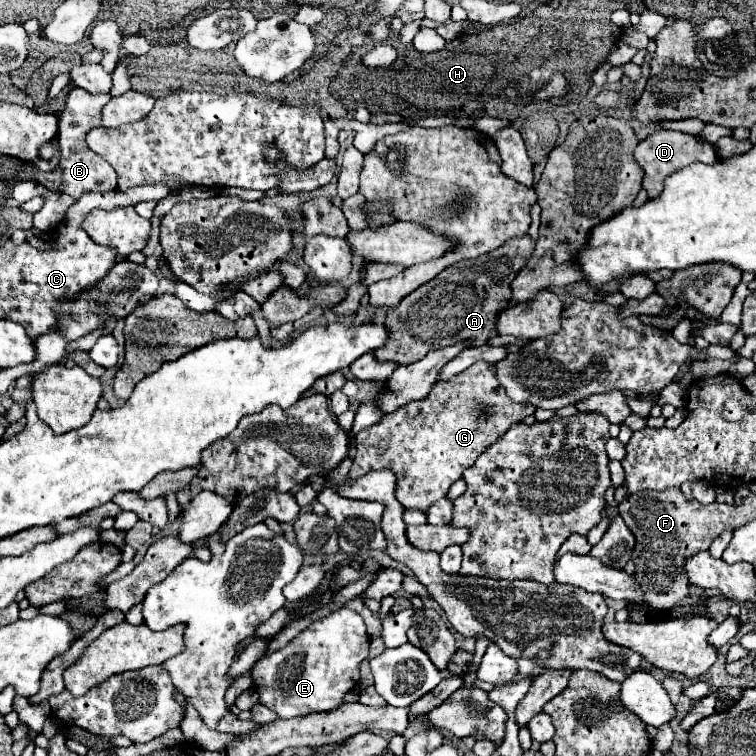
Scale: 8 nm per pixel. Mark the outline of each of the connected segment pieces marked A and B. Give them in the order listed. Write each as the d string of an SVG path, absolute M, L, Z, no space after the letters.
M530 235L518 237L482 257L464 259L440 271L438 277L404 297L396 309L388 309L388 339L382 347L372 351L374 357L382 363L392 361L396 365L408 365L416 363L432 349L442 349L458 341L480 347L496 337L496 317L512 299L510 283L516 279L518 269L526 265L532 251L534 243Z
M72 87L68 91L64 111L60 113L60 129L58 129L58 139L56 139L56 147L60 151L58 167L48 173L36 171L36 181L40 185L44 185L48 191L66 193L66 195L72 195L74 199L78 199L80 195L90 193L90 191L116 189L116 171L102 157L92 153L84 141L88 131L100 125L100 111L108 101L110 101L110 95L106 95L106 93L92 95L80 87Z

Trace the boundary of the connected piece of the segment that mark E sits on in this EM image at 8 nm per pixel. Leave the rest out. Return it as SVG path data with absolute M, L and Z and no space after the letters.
M338 609L314 621L286 647L254 665L254 689L260 695L260 703L276 711L280 719L336 709L360 679L360 663L368 657L368 645L370 637L364 621L350 609Z

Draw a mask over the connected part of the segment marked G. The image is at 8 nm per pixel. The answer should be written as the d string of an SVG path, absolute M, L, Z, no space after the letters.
M478 361L470 365L466 371L450 377L450 381L438 381L426 399L418 403L408 403L402 409L382 417L380 423L372 425L354 435L354 465L350 469L350 477L358 479L372 469L390 469L396 479L396 497L408 509L426 511L434 501L446 497L450 485L462 477L462 471L474 465L480 453L488 449L498 437L502 437L514 423L520 423L524 417L536 411L534 405L528 403L514 403L504 387L498 383L494 365L486 361Z

